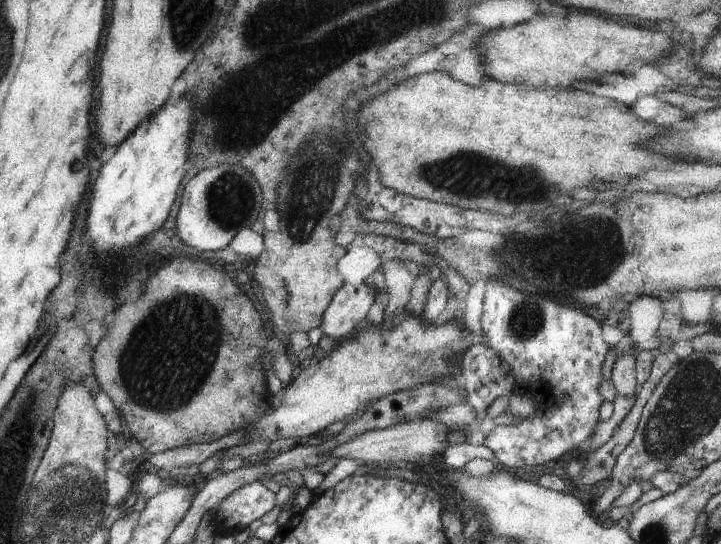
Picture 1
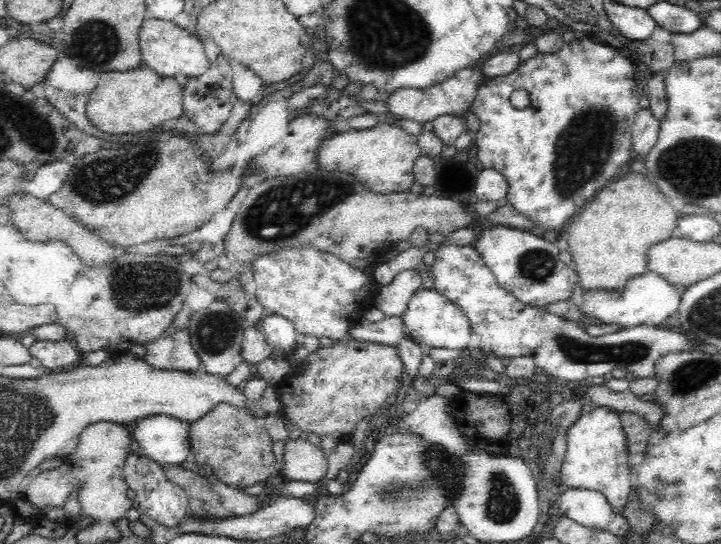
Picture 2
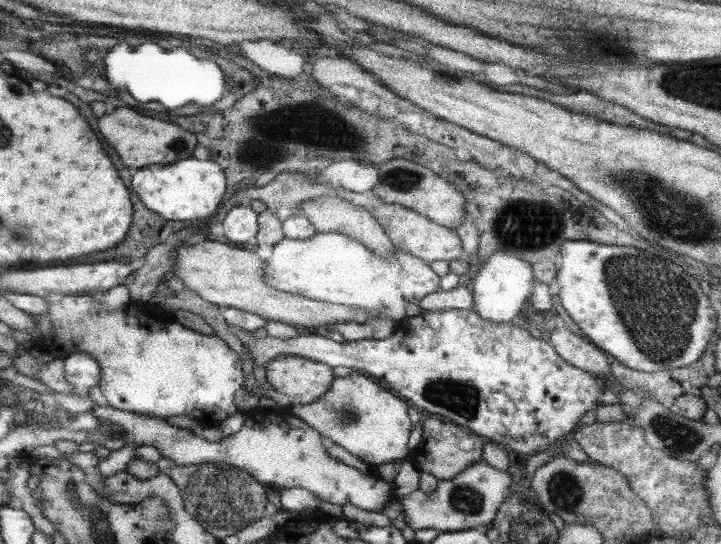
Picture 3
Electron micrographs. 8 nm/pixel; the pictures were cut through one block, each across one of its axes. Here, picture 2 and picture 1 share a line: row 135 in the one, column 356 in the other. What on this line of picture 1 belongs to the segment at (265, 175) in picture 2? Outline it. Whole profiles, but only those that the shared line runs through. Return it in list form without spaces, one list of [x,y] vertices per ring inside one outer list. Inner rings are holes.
[[[343,284],[323,314],[319,327],[322,335],[337,342],[345,340],[347,334],[368,317],[373,301],[374,290],[366,284]]]

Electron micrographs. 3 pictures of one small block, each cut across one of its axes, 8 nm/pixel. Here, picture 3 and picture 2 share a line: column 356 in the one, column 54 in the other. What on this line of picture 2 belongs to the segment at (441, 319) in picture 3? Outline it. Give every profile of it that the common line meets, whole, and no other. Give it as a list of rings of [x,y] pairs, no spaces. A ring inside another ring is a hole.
[[[64,338],[52,341],[37,340],[28,350],[30,356],[37,358],[50,372],[72,367],[82,355],[74,342],[68,342]]]

